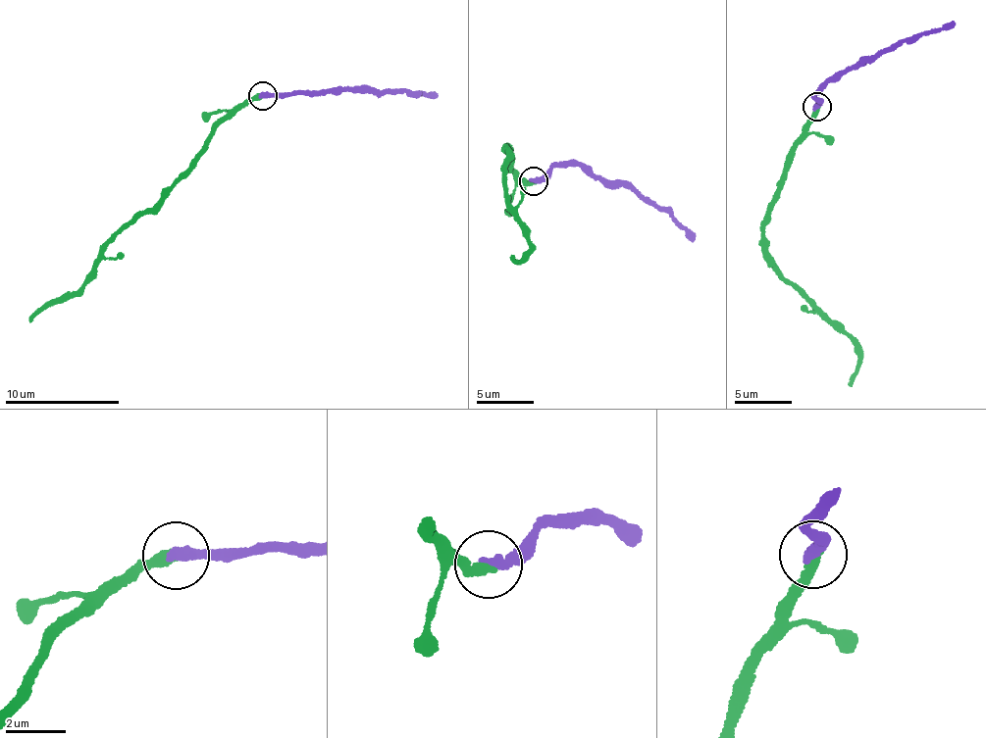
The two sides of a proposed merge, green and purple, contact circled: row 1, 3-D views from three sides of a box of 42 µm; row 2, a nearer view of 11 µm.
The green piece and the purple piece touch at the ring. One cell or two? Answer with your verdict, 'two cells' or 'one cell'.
one cell

